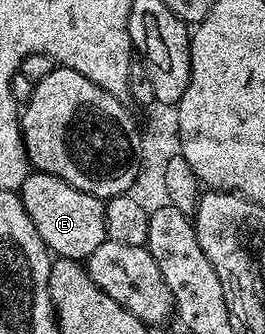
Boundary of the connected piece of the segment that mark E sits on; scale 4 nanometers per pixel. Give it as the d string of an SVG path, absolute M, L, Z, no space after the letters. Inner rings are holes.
M31 171L17 192L23 200L23 206L33 227L37 227L37 235L41 235L41 239L55 257L83 263L89 255L93 255L93 251L97 251L97 247L101 247L103 241L107 240L104 202L91 193L65 183L65 179L57 175Z

